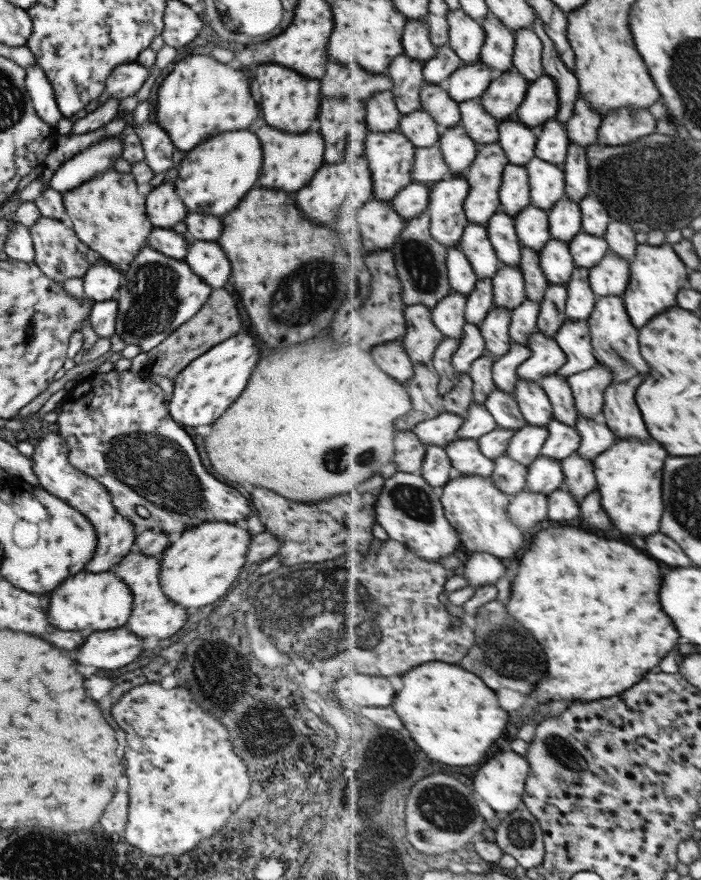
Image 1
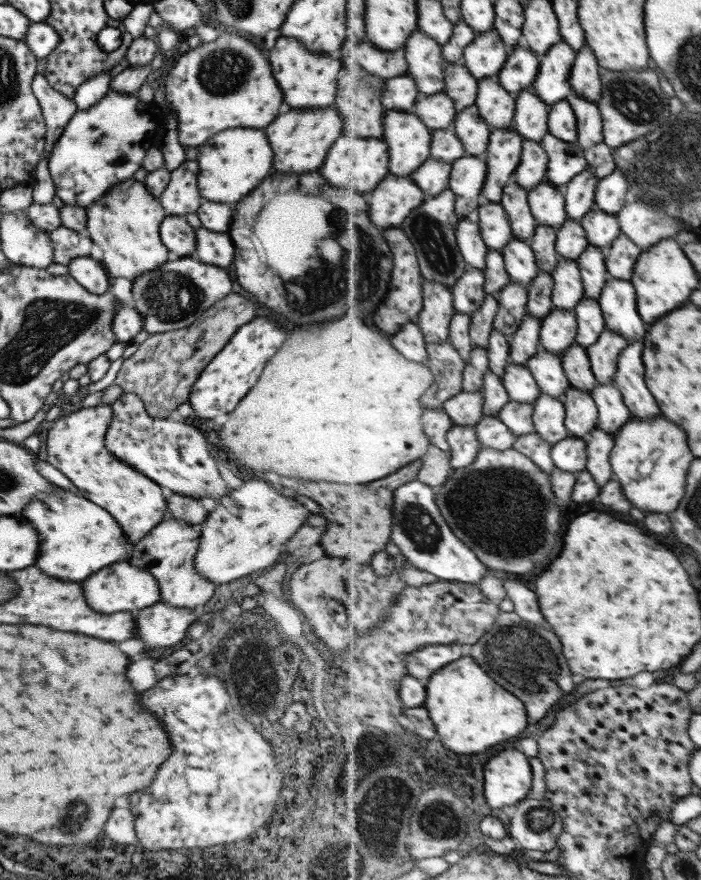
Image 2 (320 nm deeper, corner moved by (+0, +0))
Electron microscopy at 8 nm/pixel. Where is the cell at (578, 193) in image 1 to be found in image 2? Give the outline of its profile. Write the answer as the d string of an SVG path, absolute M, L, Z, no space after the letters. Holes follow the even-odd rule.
M575 92L566 99L571 103L578 118L578 141L585 150L587 169L596 174L600 180L613 174L617 167L616 160L613 149L604 139L604 120L598 103L575 96Z

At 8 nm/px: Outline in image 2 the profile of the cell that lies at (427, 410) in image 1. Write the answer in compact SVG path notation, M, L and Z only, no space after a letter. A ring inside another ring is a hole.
M449 340L444 343L429 343L426 362L435 374L435 386L423 396L425 408L441 408L464 390L464 370L466 360Z

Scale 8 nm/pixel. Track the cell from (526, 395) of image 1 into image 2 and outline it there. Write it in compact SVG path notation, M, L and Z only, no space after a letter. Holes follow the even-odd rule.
M540 345L538 353L528 360L527 366L545 394L563 398L572 386L563 366L563 357L549 352L543 345Z

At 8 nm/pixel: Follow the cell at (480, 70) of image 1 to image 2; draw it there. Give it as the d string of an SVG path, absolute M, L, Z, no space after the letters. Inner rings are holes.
M497 29L479 33L465 49L464 62L477 80L497 77L510 58L511 49Z

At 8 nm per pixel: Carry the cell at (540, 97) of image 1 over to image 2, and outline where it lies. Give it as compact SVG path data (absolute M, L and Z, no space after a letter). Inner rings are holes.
M565 40L549 49L541 57L541 69L532 87L535 96L548 105L565 100L572 94L571 75L578 52Z

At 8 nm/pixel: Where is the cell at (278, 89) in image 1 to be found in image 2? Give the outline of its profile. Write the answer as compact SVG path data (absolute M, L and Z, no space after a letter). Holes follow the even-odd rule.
M277 37L275 46L269 50L267 56L269 64L271 64L271 74L277 80L279 88L283 90L283 100L295 108L295 110L303 110L303 108L321 108L333 106L335 100L335 86L337 84L337 72L341 72L341 62L339 60L331 60L325 54L313 54L307 52L303 48L303 44L299 44L299 40L291 40L291 38Z

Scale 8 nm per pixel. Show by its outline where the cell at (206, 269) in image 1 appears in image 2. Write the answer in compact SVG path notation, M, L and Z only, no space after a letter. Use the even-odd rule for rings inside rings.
M197 228L195 232L195 256L203 264L213 264L225 268L232 262L234 246L227 234L209 232L205 228Z

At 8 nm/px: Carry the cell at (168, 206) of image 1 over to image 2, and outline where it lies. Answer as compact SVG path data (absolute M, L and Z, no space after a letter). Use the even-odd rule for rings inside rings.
M183 162L170 172L169 182L157 198L167 214L189 214L195 212L203 198L197 190L197 164Z

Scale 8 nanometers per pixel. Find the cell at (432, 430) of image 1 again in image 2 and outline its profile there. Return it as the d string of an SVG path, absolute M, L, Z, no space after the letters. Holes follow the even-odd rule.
M463 390L444 404L444 409L453 419L454 425L475 427L485 416L484 391L467 392Z

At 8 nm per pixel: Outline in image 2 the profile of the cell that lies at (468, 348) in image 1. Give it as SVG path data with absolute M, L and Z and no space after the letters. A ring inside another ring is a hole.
M488 294L483 306L472 315L470 335L474 346L488 348L490 338L494 329L494 320L500 309L500 302L497 296Z

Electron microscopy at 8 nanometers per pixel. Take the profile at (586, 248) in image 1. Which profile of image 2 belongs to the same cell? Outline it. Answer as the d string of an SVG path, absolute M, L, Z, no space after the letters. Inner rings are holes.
M594 208L582 220L582 226L587 232L590 244L600 246L606 251L616 238L621 236L618 215L606 213L604 210Z

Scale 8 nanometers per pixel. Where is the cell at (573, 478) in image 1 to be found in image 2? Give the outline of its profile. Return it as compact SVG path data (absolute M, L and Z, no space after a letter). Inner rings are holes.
M598 427L591 431L587 441L587 454L589 456L587 469L595 477L596 483L600 487L605 486L611 479L615 478L610 460L615 444L615 437Z

